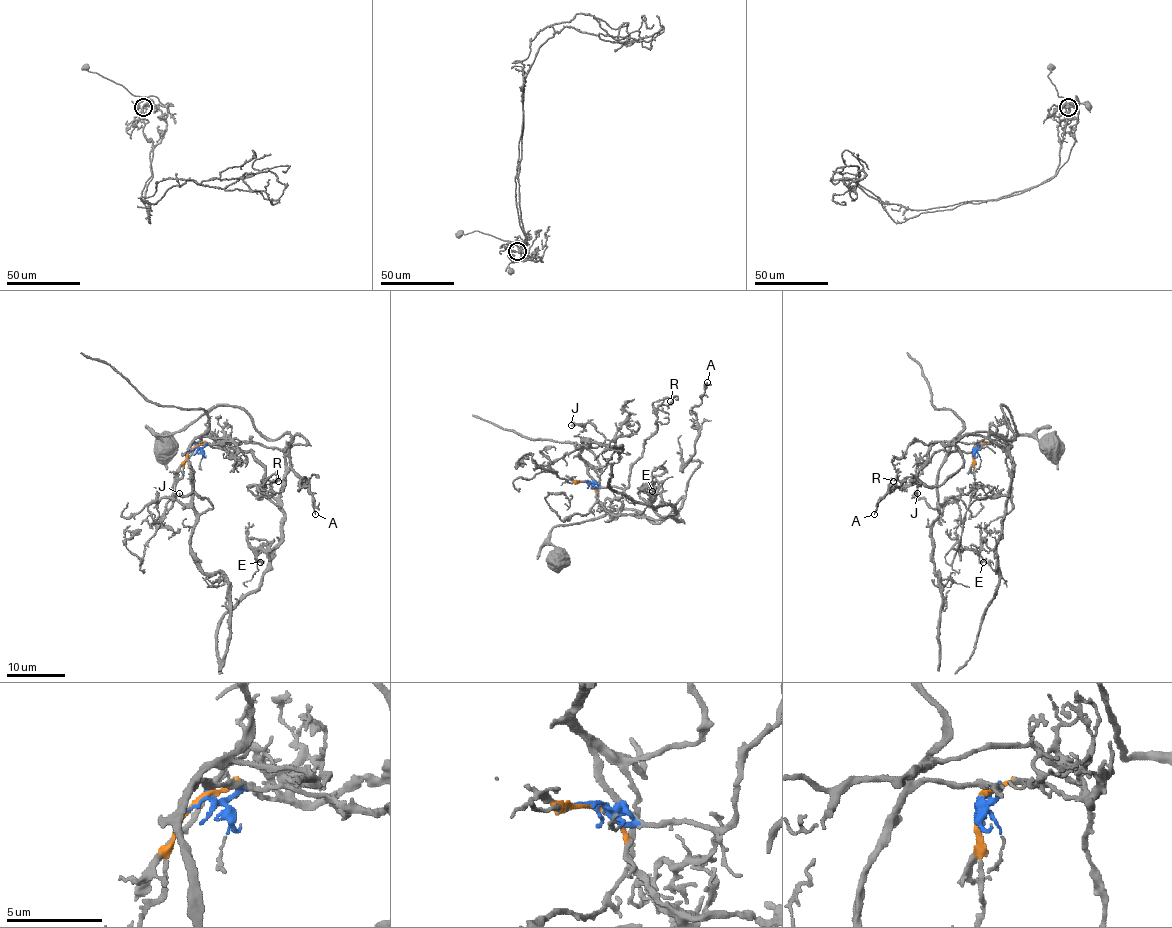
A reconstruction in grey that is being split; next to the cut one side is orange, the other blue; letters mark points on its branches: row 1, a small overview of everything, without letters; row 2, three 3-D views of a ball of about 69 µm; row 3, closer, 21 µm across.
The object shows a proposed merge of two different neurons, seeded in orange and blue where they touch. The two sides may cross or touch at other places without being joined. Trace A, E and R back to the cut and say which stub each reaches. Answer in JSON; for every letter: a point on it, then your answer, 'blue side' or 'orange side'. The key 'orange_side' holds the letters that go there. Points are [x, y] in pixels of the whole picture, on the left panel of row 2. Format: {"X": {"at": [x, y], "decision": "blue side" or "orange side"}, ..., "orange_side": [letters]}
{"A": {"at": [315, 514], "decision": "orange side"}, "E": {"at": [260, 562], "decision": "orange side"}, "R": {"at": [278, 481], "decision": "blue side"}, "orange_side": ["A", "E"]}

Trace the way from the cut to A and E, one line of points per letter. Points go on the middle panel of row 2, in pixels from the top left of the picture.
A: (583, 481), (615, 514), (673, 514), (698, 461), (682, 471), (698, 432), (692, 408), (707, 382)
E: (583, 481), (611, 513), (678, 520), (659, 494), (640, 490), (652, 487), (652, 491)

